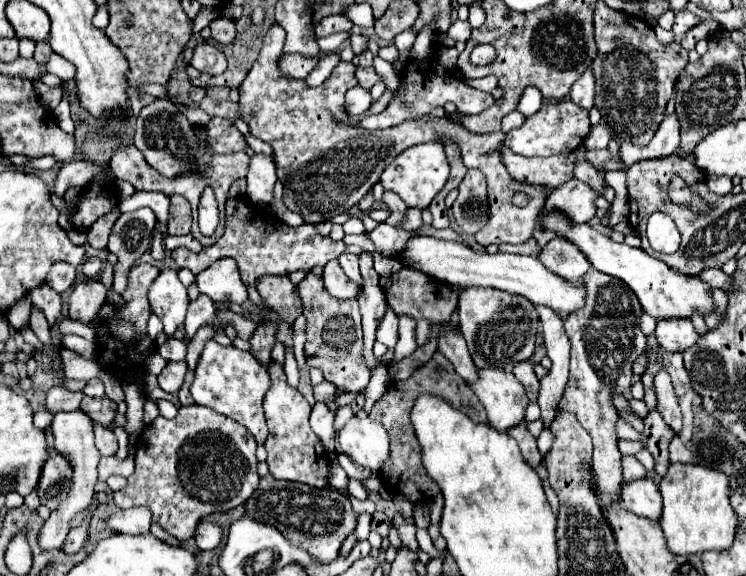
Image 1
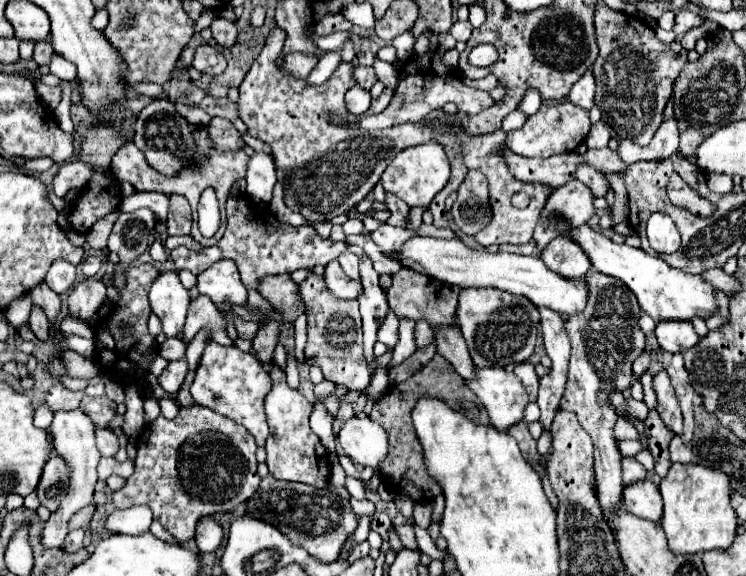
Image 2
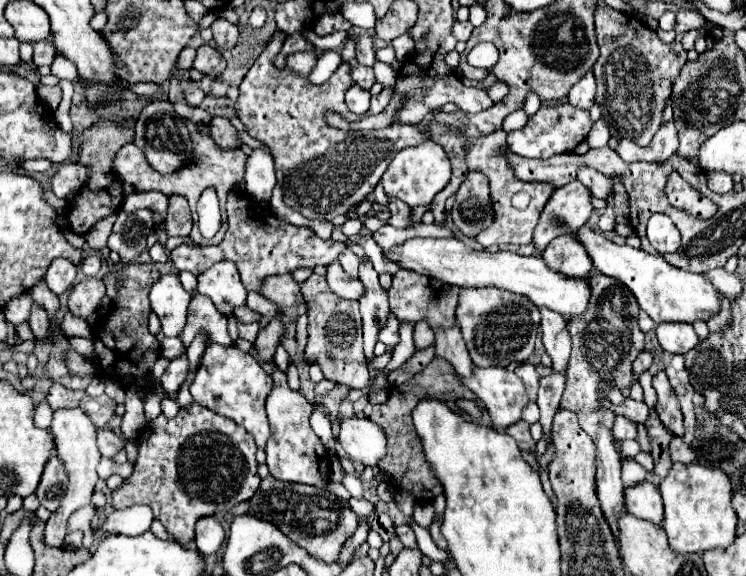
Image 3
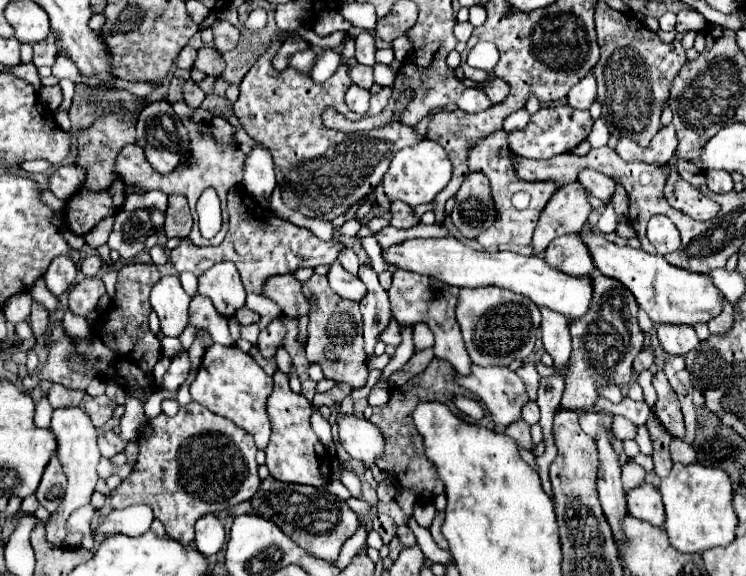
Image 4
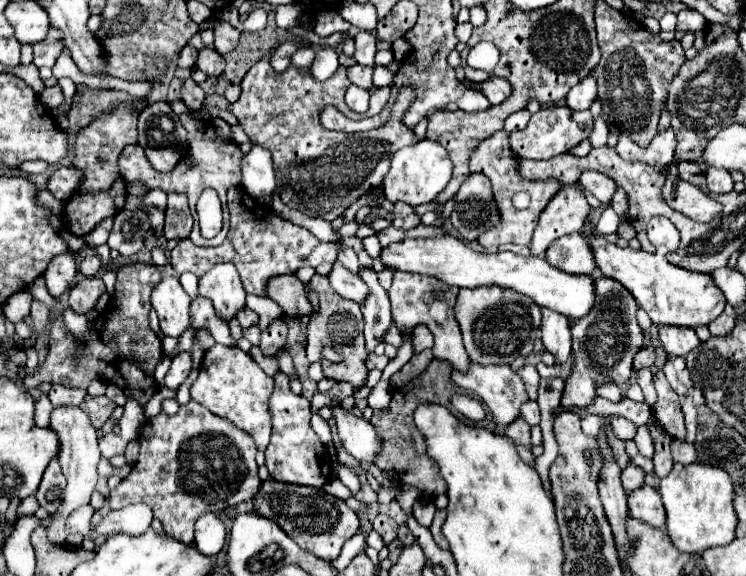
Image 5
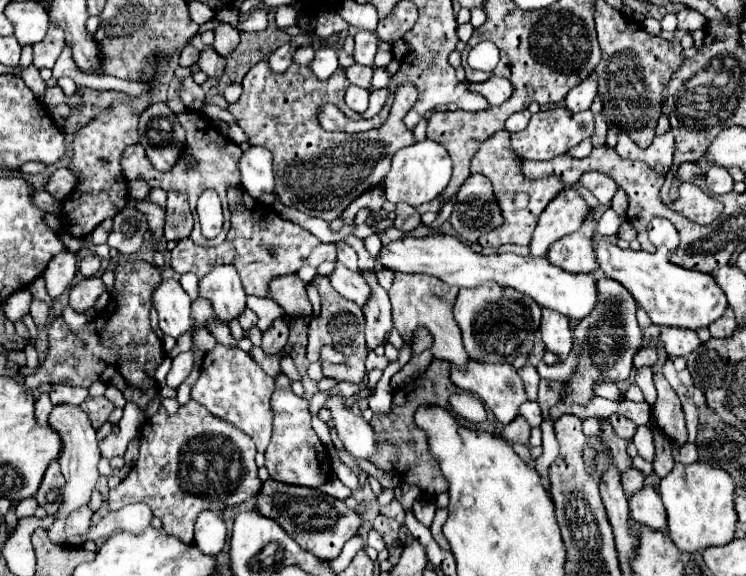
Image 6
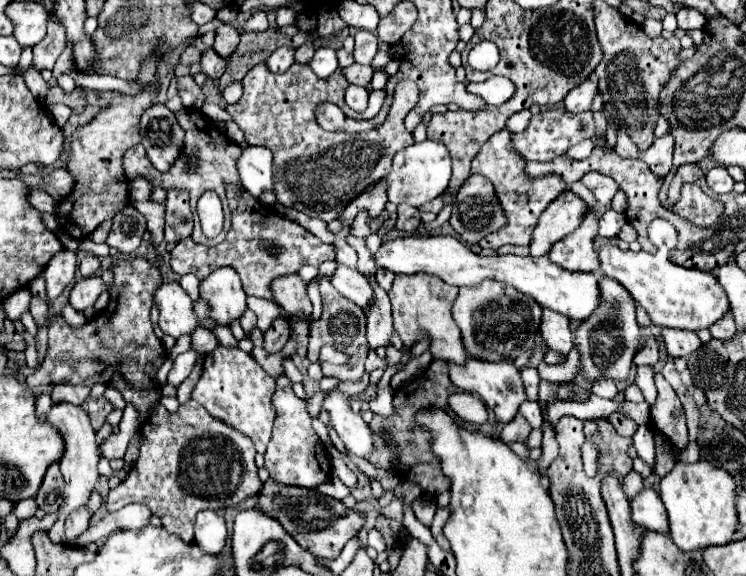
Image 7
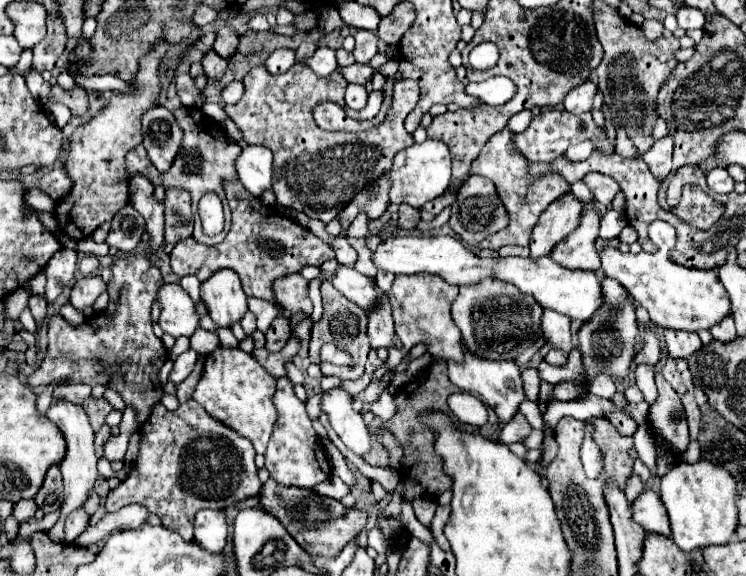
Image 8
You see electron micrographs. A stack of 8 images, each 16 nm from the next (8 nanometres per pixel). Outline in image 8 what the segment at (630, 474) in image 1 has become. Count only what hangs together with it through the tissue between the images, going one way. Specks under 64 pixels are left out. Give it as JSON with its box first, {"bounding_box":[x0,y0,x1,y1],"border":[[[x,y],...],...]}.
{"bounding_box":[624,474,644,502],"border":[[[636,474],[628,476],[628,480],[626,480],[626,488],[624,488],[624,494],[626,494],[628,502],[632,502],[642,490],[644,490],[644,484],[642,484],[640,476],[636,476]]]}

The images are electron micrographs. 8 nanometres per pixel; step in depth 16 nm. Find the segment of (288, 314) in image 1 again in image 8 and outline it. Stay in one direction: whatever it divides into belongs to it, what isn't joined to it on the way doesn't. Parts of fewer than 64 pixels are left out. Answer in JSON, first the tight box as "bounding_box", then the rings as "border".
{"bounding_box":[272,274,312,314],"border":[[[300,274],[284,276],[272,284],[276,302],[288,314],[312,314],[312,302],[308,298],[308,282]]]}

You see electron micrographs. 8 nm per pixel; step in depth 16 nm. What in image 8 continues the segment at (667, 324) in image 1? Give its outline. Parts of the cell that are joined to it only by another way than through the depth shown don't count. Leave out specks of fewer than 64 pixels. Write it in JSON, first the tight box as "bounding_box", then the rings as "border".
{"bounding_box":[662,330,702,358],"border":[[[662,330],[666,350],[672,358],[688,358],[692,352],[700,350],[702,342],[696,332],[676,332],[676,330]]]}

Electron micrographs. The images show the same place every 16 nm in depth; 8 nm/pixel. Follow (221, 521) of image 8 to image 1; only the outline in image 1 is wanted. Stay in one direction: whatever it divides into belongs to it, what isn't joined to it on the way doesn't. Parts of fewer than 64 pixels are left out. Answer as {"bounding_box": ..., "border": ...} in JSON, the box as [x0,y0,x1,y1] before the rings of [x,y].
{"bounding_box":[194,522,222,550],"border":[[[200,522],[200,526],[196,528],[196,534],[194,534],[194,540],[200,550],[214,550],[222,540],[222,530],[218,524]]]}

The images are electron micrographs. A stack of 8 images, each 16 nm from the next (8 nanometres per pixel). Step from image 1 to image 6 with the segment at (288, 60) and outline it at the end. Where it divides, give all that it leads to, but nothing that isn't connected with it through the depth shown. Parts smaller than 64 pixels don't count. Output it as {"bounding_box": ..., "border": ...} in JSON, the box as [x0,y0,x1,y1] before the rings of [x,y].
{"bounding_box":[294,44,314,66],"border":[[[310,44],[298,48],[294,54],[294,64],[298,64],[298,66],[310,66],[312,60],[314,60],[314,48]]]}

